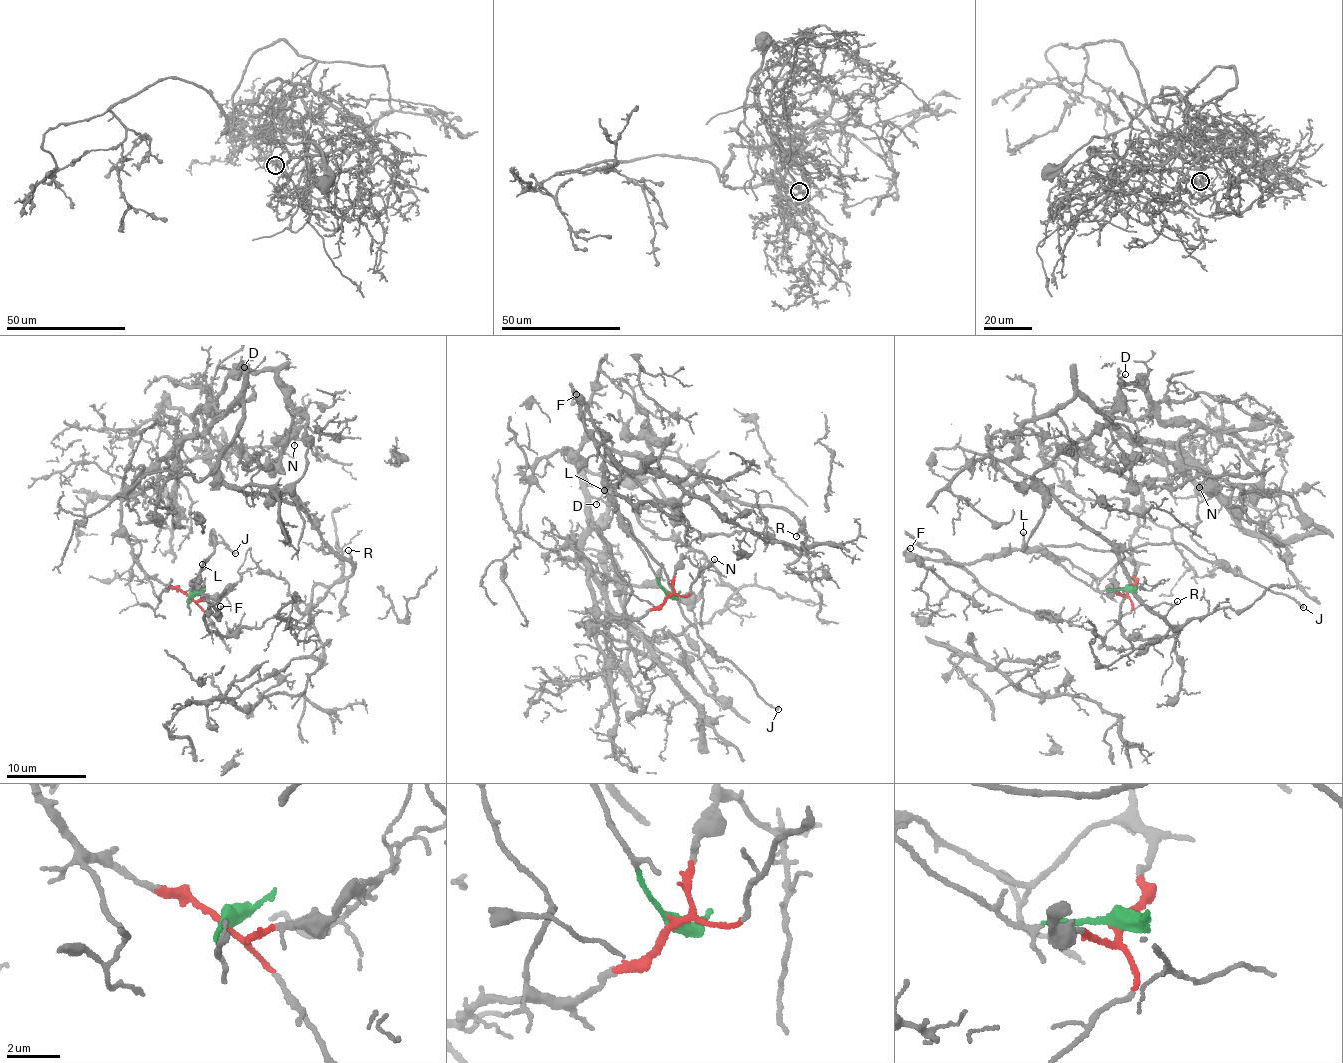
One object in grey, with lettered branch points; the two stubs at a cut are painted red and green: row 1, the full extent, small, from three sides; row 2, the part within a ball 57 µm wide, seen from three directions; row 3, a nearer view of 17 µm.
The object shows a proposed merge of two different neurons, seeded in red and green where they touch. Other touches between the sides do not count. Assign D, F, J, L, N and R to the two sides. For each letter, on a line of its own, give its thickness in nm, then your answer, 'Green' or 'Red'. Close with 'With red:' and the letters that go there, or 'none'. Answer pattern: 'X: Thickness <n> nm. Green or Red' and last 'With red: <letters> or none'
D: Thickness 130 nm. Red
F: Thickness 150 nm. Green
J: Thickness 180 nm. Green
L: Thickness 140 nm. Green
N: Thickness 100 nm. Red
R: Thickness 140 nm. Red
With red: D, N, R

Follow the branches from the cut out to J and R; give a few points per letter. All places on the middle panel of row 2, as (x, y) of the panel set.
J: (667, 596), (646, 553), (619, 513), (663, 568), (680, 613), (701, 641), (779, 710)
R: (667, 596), (578, 624), (608, 618), (568, 449), (673, 457), (781, 507), (796, 535)

